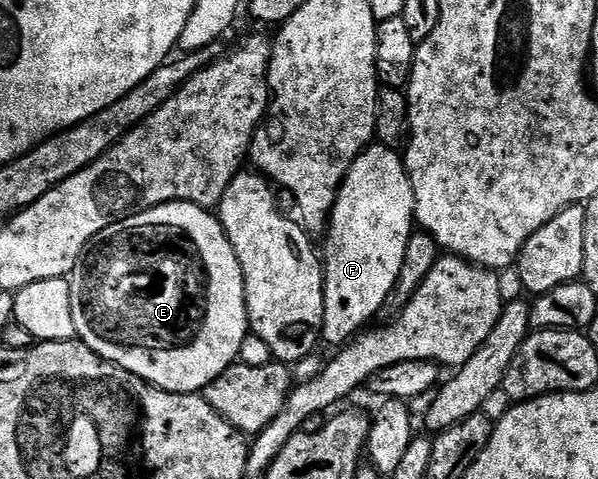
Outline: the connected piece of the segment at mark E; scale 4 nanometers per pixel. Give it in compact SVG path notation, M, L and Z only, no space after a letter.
M171 201L156 205L152 209L141 209L133 213L131 217L124 217L115 225L106 227L85 249L80 264L72 270L70 279L73 283L72 310L74 311L76 337L102 359L171 393L200 393L203 391L209 383L221 377L239 358L242 339L246 339L250 332L246 291L238 255L234 255L234 247L222 227L219 216L212 209L203 209L201 205L195 205L189 201Z

